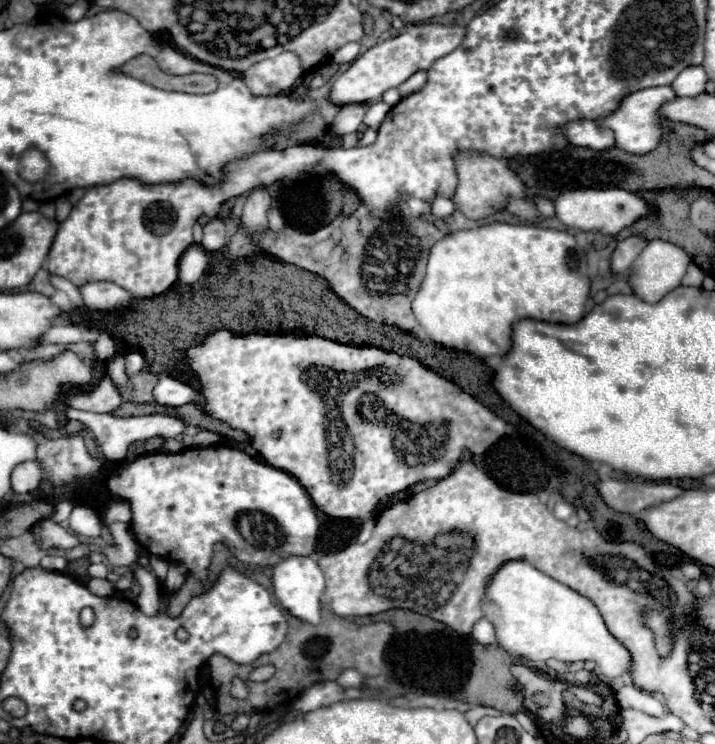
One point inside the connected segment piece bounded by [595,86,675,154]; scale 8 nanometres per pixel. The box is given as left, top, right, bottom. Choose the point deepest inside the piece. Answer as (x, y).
(635, 122)

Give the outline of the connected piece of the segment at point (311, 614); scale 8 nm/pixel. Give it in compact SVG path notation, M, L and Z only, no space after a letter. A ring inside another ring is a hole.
M287 556L273 566L273 590L277 600L289 614L301 618L309 624L319 624L321 620L321 596L325 592L325 576L317 562L309 556Z

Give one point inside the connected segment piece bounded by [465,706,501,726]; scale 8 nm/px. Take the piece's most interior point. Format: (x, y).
(476, 713)

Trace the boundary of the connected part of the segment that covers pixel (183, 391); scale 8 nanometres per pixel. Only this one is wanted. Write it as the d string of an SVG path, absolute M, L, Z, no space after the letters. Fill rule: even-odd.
M163 374L157 382L157 386L153 388L153 398L157 404L161 406L183 406L193 402L195 398L195 390L187 384L183 384L181 380Z

